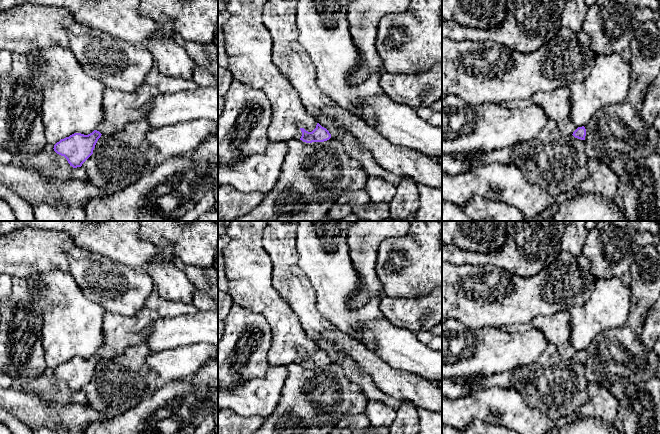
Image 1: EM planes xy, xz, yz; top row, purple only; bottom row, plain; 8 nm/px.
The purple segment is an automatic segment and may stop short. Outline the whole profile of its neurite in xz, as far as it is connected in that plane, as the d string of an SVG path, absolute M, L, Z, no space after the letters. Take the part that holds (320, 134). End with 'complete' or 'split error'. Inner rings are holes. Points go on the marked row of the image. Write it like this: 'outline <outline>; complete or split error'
outline M317 123L316 128L312 132L306 131L304 128L300 128L302 136L300 140L306 143L312 142L324 142L331 138L329 131Z; complete

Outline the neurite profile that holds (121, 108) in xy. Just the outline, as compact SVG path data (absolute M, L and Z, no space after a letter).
M147 83L133 92L106 88L103 93L105 118L96 130L102 135L112 135L130 123L144 120L153 99L160 94L157 88Z

